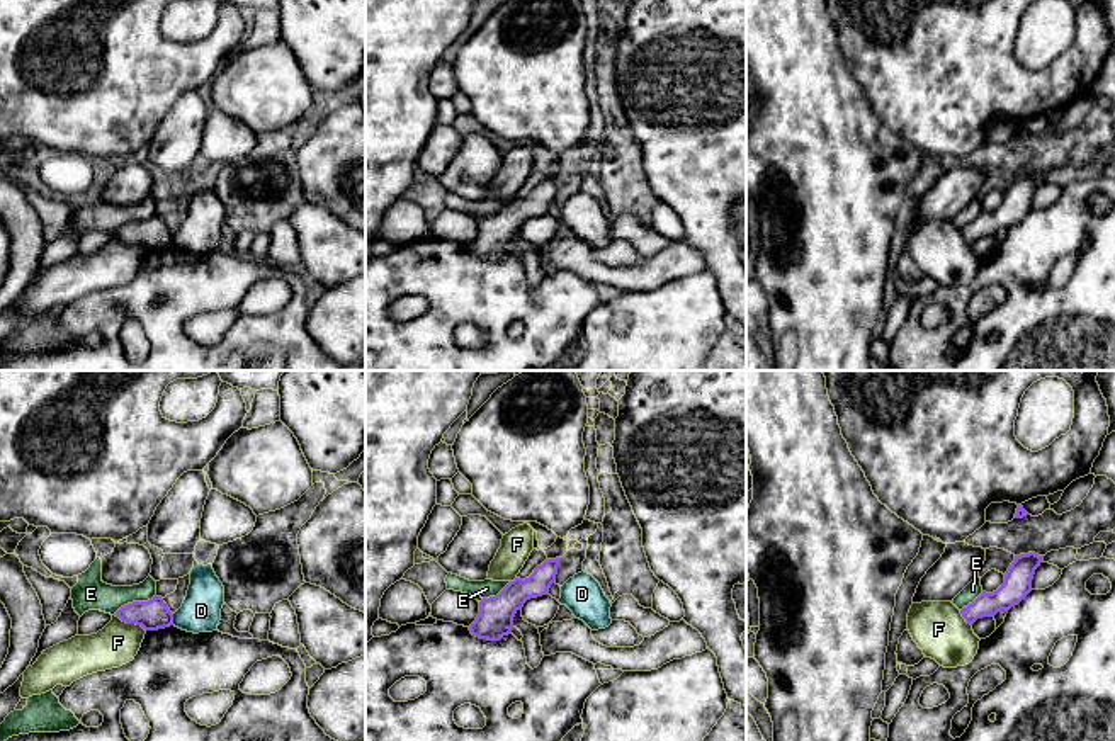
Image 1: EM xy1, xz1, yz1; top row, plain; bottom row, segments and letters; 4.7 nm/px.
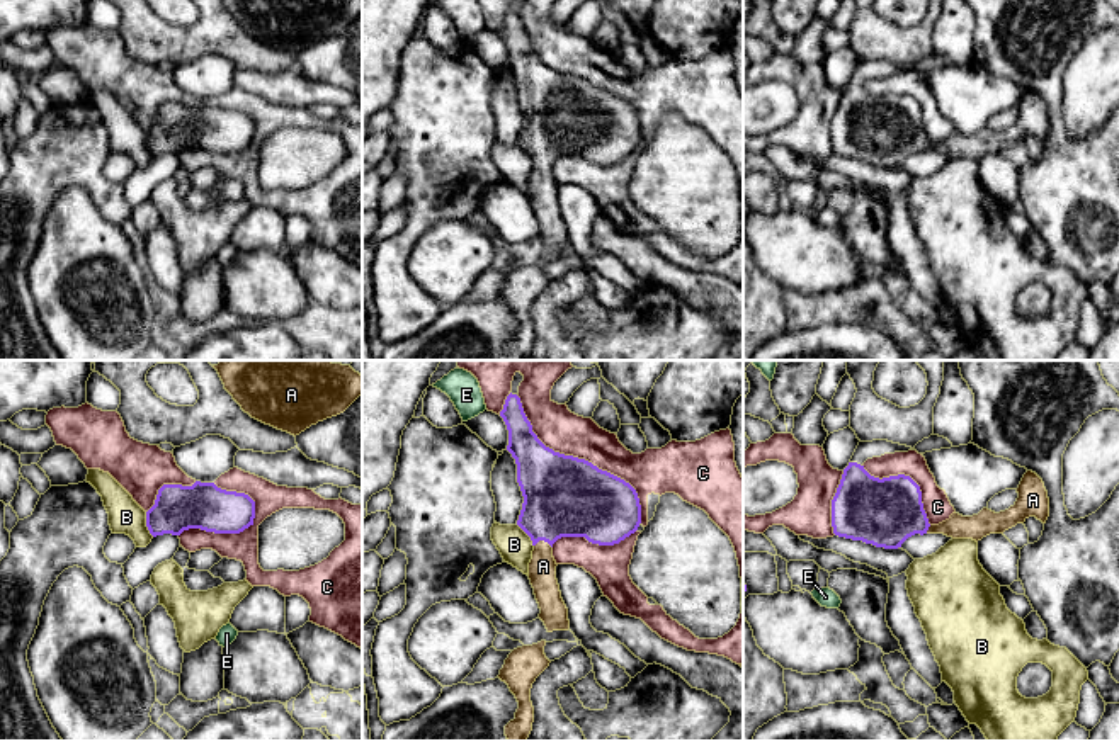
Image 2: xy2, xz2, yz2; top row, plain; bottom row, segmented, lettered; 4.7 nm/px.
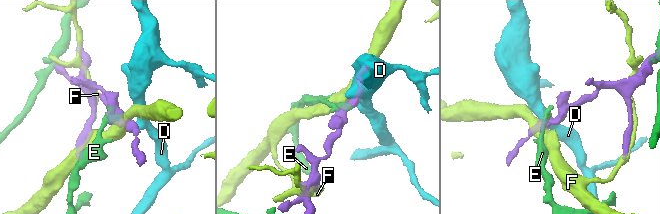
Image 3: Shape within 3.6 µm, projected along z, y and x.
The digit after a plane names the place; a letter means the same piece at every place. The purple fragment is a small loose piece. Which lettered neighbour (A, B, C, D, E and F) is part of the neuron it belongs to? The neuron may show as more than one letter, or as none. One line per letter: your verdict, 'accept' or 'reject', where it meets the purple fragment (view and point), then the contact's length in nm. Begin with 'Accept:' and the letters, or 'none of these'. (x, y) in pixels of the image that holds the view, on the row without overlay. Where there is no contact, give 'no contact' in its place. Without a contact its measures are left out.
Accept: A
A: accept; contact xz2 (543, 158); length 90 nm
B: reject; contact xy2 (147, 143); length 130 nm
C: reject; contact xz2 (582, 79); length 850 nm
D: reject; contact xy1 (172, 238); length 60 nm
E: reject; contact xy1 (133, 221); length 220 nm
F: reject; contact xy1 (130, 242); length 170 nm

